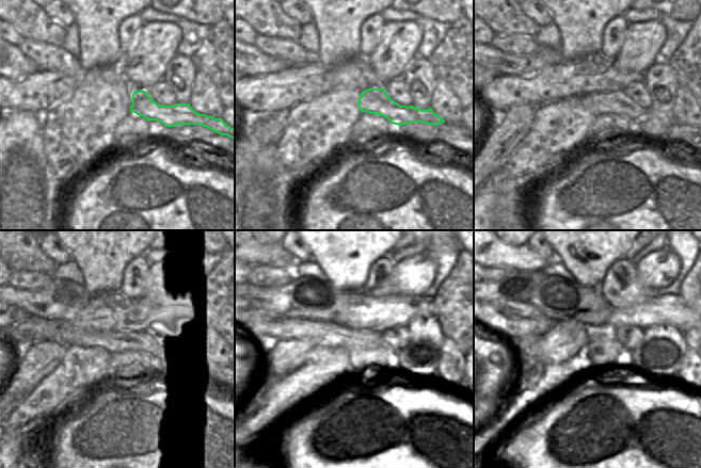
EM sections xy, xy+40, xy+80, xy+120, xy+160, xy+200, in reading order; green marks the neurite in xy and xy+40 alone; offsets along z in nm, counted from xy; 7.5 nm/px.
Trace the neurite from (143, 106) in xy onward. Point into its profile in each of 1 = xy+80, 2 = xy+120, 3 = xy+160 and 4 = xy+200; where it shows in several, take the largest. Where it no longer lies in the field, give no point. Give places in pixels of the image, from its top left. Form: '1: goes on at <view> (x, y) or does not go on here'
1: goes on at xy+80 (614, 101)
2: goes on at xy+120 (67, 334)
3: goes on at xy+160 (319, 333)
4: goes on at xy+200 (513, 327)

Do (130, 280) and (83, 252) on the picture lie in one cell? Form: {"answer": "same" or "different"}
{"answer": "different"}

